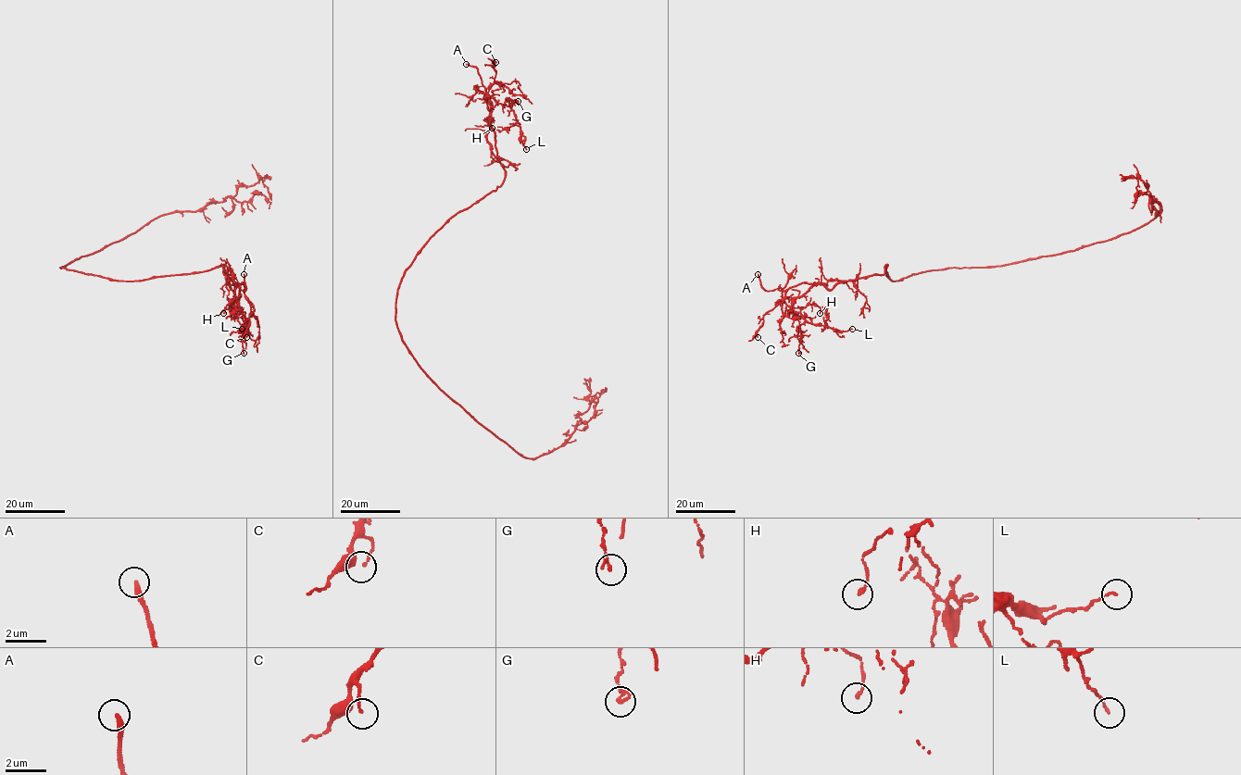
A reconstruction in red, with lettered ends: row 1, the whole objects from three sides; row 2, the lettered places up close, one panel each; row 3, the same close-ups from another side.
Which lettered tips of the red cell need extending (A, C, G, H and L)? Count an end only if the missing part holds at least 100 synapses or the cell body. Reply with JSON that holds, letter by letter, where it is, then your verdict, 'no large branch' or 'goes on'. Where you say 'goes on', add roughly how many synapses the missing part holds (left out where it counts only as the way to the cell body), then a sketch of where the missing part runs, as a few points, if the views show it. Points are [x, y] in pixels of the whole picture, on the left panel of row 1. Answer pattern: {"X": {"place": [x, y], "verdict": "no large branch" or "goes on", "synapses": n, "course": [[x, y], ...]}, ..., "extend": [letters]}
{"A": {"place": [244, 274], "verdict": "goes on"}, "C": {"place": [246, 337], "verdict": "no large branch"}, "G": {"place": [244, 353], "verdict": "no large branch"}, "H": {"place": [223, 313], "verdict": "no large branch"}, "L": {"place": [242, 329], "verdict": "no large branch"}, "extend": ["A"]}

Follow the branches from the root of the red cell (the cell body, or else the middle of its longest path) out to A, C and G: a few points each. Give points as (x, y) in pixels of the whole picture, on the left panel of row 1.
A: (63, 268), (140, 281), (223, 265), (224, 273), (235, 275), (234, 289), (244, 283), (245, 291), (244, 274)
C: (63, 268), (140, 281), (223, 265), (224, 273), (235, 275), (234, 289), (244, 283), (254, 306), (246, 337)
G: (63, 268), (140, 281), (223, 265), (224, 273), (235, 275), (234, 289), (241, 284), (244, 353)

